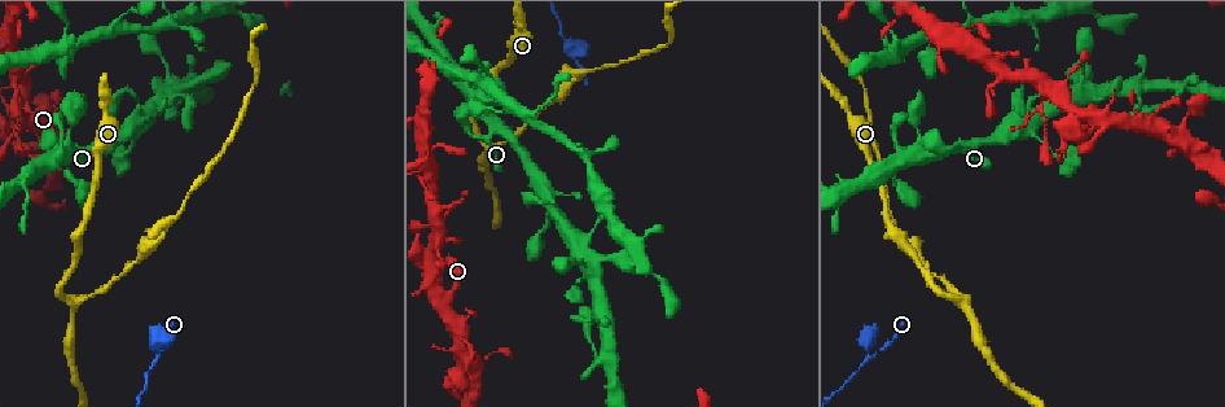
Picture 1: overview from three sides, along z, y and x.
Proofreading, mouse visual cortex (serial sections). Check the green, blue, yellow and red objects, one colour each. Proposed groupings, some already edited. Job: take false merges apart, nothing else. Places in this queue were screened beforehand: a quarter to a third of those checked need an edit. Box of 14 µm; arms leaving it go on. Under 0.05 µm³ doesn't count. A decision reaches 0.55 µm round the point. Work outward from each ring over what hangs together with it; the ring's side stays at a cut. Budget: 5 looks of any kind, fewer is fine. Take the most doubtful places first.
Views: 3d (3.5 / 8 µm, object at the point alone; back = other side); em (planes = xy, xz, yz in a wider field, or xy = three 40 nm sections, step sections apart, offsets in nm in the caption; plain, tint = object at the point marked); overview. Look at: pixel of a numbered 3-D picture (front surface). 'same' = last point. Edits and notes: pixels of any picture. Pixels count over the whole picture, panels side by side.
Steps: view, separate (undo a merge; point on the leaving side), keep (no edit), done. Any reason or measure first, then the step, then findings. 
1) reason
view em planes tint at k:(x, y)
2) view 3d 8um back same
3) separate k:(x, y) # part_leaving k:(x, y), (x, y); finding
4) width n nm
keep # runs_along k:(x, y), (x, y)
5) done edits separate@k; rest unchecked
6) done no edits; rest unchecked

three-way junction
view 3d 3.5um at 1:(957, 298)

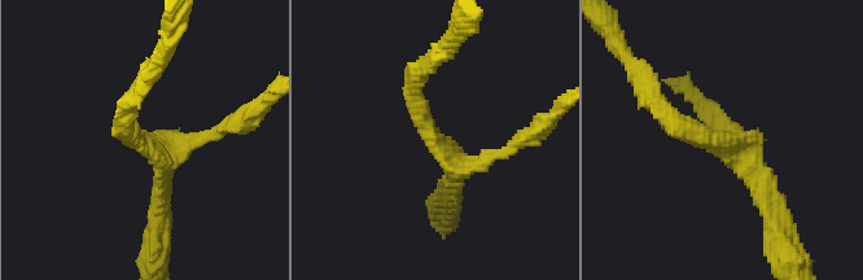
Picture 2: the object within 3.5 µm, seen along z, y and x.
now the EM
view em planes tint at 2:(730, 141)

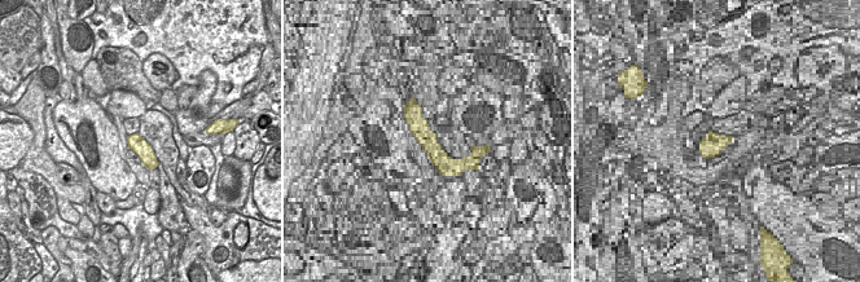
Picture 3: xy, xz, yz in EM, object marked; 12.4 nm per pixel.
arms 3; arm_widths 150, 200, 250 nm
keep # runs_along 2:(416, 81), (452, 161), (512, 148); continuous, no second cell

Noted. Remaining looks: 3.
arms part here
view 3d 3.5um at 1:(870, 356)

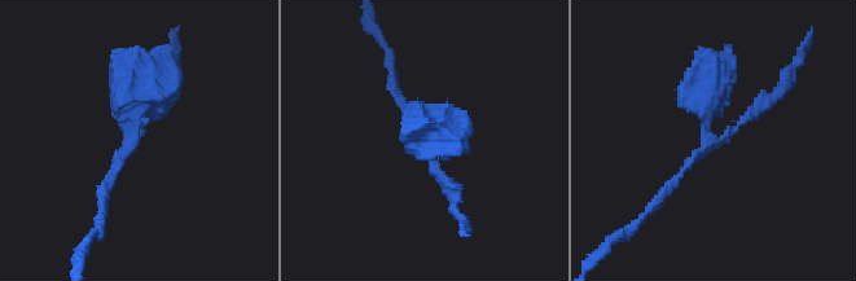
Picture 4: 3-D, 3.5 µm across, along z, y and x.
need the tissue
view em xy step 2 tint at 4:(132, 141)

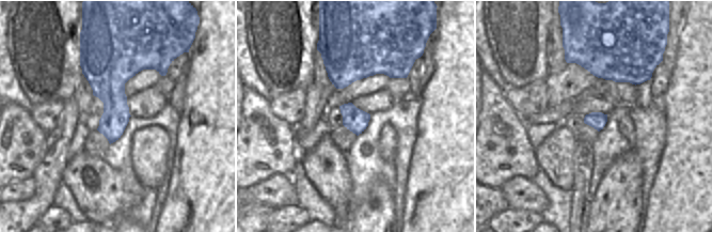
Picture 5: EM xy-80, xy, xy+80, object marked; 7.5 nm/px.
width 180 nm
keep # runs_along 4:(775, 96), (712, 140), (709, 80), (719, 67); one cell here

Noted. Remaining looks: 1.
done no edits; rest unchecked

